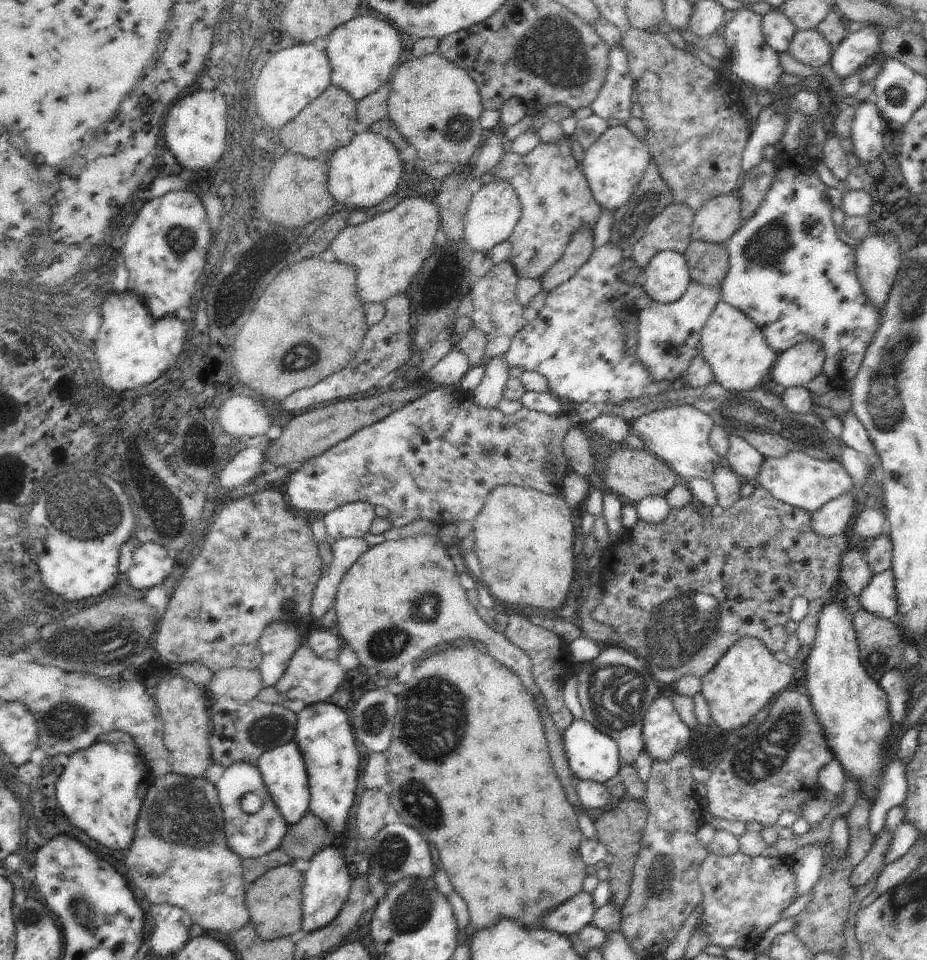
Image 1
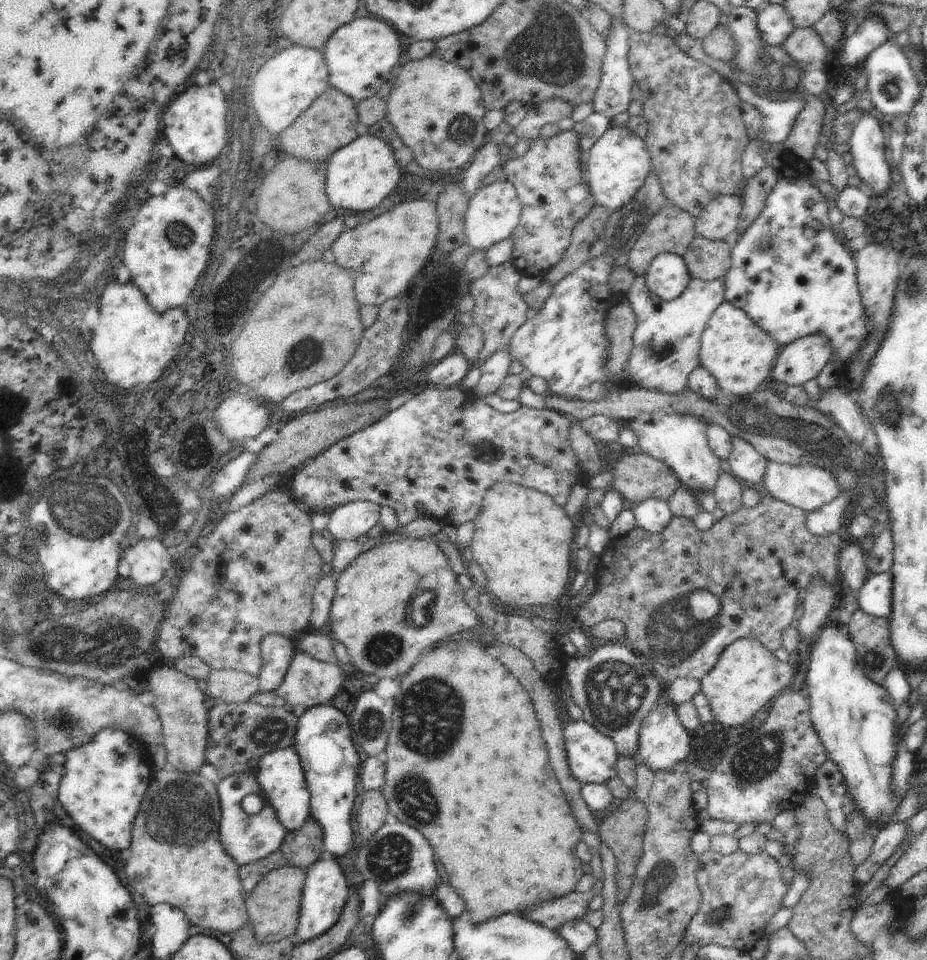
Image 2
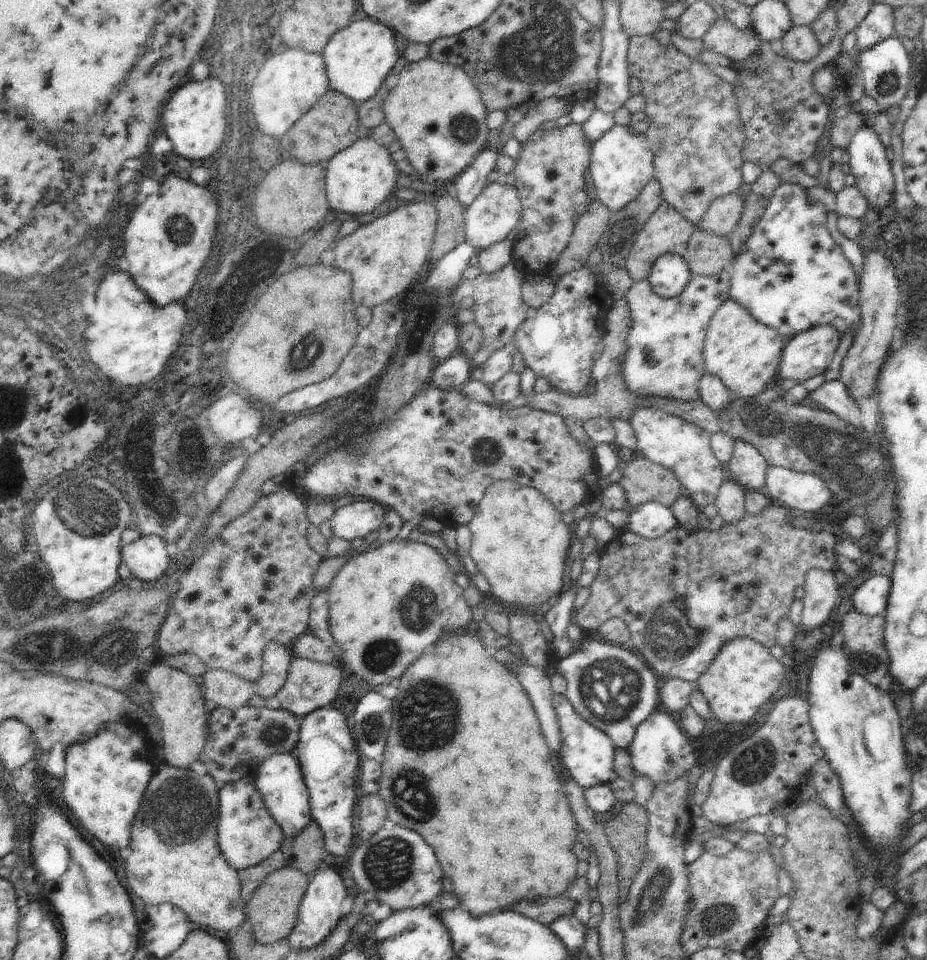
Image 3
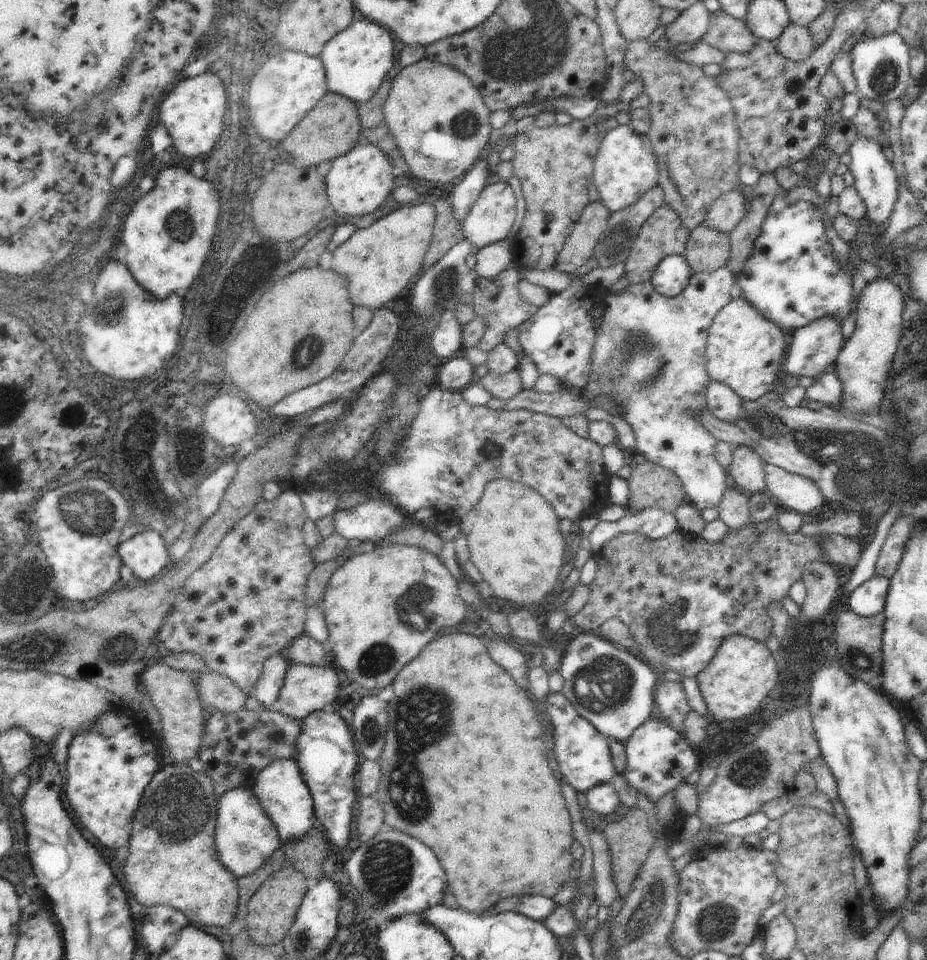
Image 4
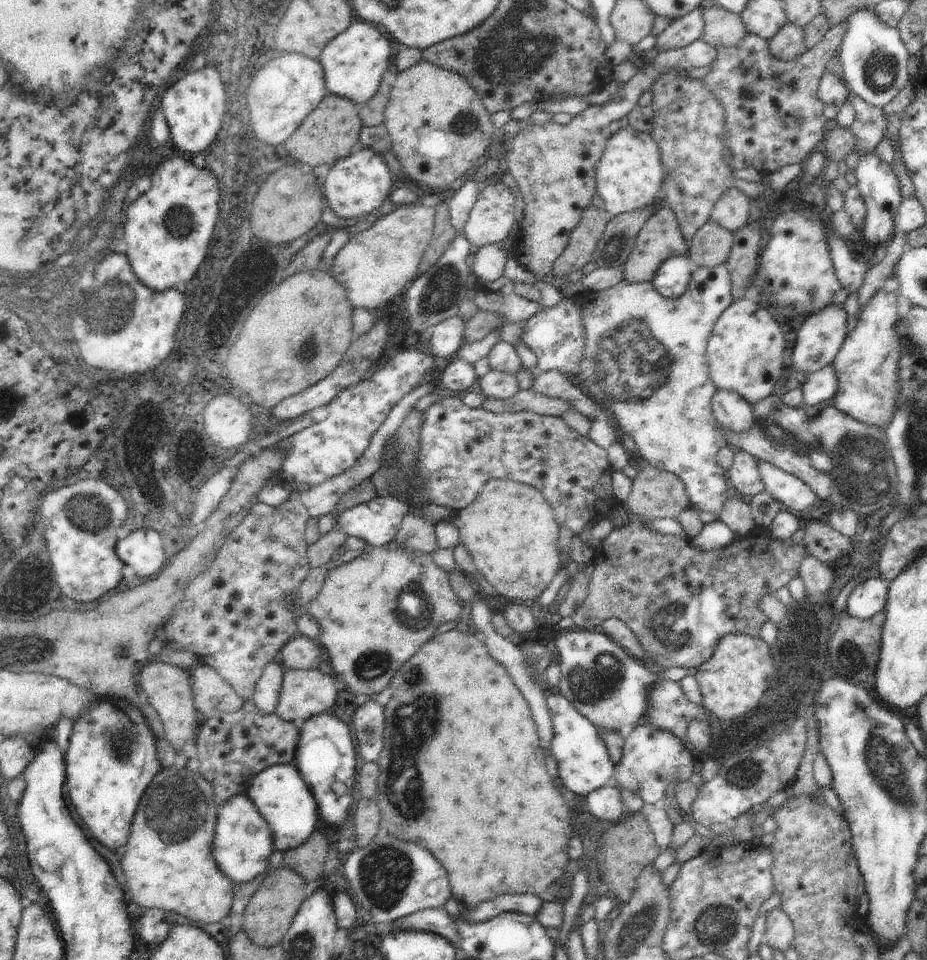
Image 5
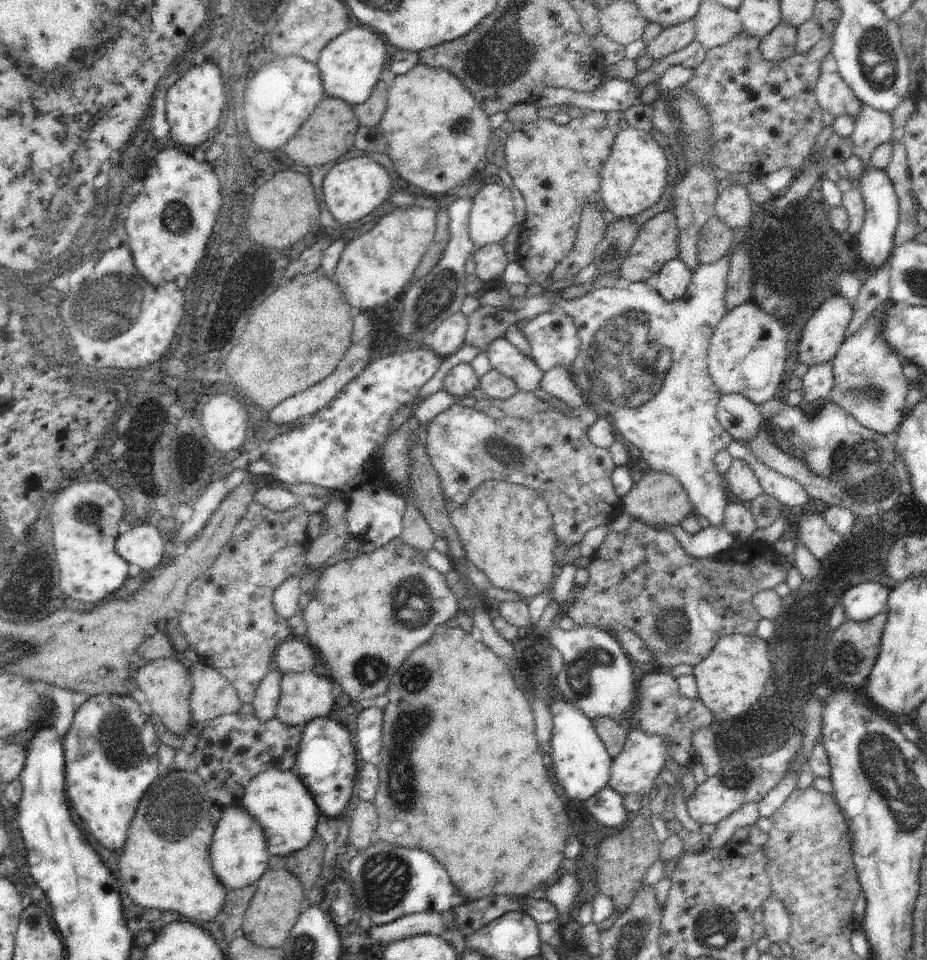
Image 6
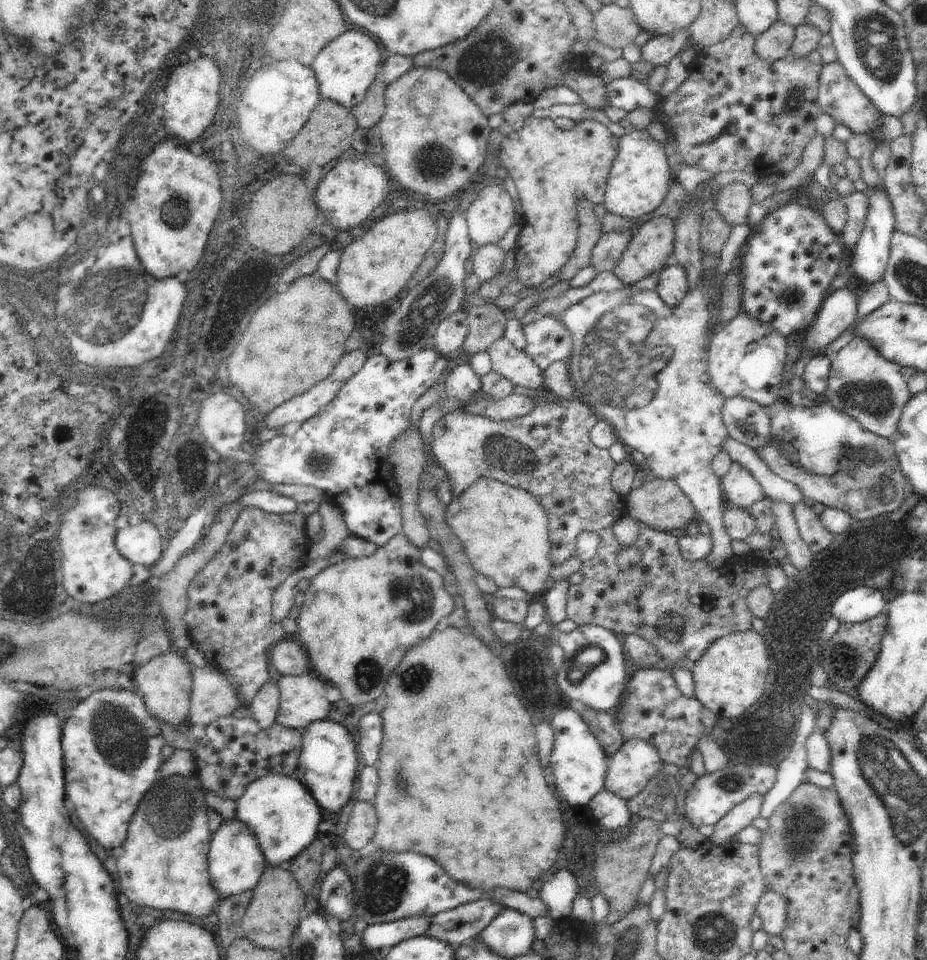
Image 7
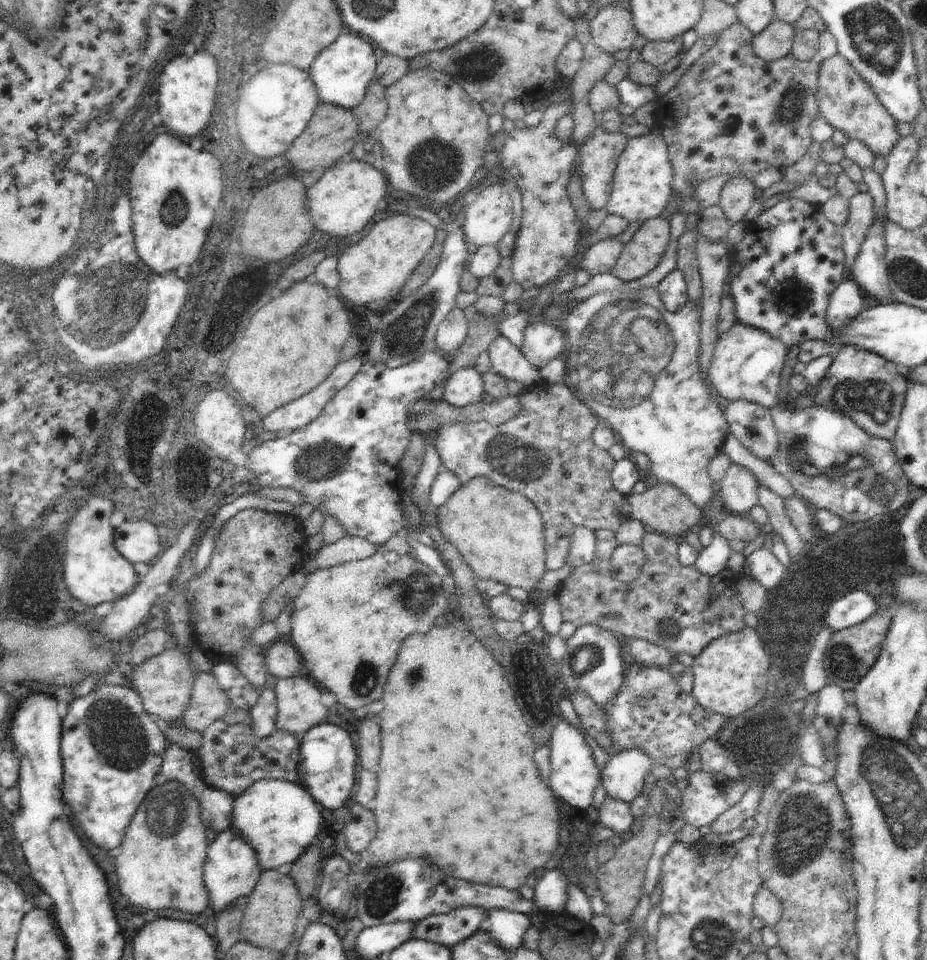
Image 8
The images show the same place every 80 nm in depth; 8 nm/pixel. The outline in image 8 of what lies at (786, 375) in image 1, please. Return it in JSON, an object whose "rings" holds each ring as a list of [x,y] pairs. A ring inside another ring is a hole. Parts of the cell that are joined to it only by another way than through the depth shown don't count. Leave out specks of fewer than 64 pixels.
{"rings":[[[852,278],[840,281],[838,288],[831,293],[825,314],[827,325],[837,329],[852,322],[864,309],[864,297],[864,291]]]}

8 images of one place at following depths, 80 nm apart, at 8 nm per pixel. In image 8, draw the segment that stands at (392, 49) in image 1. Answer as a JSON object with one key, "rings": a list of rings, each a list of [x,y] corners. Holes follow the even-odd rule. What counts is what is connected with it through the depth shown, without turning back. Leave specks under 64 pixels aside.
{"rings":[[[345,29],[330,46],[320,51],[308,71],[320,103],[332,103],[353,109],[364,100],[368,85],[373,82],[377,64],[376,52],[369,41],[362,39],[360,34]]]}

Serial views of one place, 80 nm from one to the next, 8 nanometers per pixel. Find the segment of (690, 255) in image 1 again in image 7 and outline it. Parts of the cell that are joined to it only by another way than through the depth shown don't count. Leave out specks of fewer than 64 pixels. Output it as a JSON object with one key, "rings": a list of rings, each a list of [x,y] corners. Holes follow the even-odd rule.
{"rings":[[[714,206],[706,209],[700,225],[700,244],[704,253],[722,252],[732,229]]]}

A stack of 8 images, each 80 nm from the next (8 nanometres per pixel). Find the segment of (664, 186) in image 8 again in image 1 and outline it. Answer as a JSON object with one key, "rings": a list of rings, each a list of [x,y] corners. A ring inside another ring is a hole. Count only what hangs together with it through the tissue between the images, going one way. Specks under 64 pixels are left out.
{"rings":[[[624,124],[608,127],[606,132],[585,151],[581,164],[596,202],[610,211],[618,210],[634,194],[651,161],[648,144]]]}

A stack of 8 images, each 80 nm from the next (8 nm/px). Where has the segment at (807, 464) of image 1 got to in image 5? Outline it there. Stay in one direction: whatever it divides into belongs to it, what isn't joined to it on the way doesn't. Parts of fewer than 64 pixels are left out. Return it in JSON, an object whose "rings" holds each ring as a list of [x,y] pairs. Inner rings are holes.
{"rings":[[[758,461],[757,465],[765,490],[781,502],[785,510],[800,516],[814,504],[817,496],[803,480],[764,461]]]}

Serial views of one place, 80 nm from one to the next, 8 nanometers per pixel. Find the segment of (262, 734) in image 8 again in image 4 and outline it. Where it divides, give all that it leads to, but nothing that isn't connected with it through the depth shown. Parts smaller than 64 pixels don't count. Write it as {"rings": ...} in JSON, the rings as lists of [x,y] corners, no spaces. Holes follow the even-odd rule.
{"rings":[[[279,653],[272,655],[264,663],[262,674],[254,685],[251,695],[255,696],[266,709],[271,709],[277,701],[289,666],[290,662],[279,656]]]}

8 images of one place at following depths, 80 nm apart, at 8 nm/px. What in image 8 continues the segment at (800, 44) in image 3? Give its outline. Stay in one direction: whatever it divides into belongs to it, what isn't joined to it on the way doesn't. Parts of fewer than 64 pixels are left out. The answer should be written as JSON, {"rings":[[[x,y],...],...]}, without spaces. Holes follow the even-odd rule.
{"rings":[[[774,18],[768,26],[752,36],[751,47],[760,58],[775,61],[791,52],[794,39],[794,27]]]}

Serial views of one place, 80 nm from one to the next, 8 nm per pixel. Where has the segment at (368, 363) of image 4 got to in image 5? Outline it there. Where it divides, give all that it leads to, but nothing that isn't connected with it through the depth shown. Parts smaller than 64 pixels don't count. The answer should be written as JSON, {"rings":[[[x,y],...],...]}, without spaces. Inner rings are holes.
{"rings":[[[388,318],[378,320],[374,323],[368,334],[353,340],[350,348],[342,357],[340,364],[334,369],[334,372],[331,372],[326,378],[323,378],[314,386],[307,388],[304,392],[296,394],[296,396],[289,396],[282,400],[282,402],[279,402],[270,411],[272,416],[275,416],[278,420],[296,419],[297,416],[302,416],[302,414],[310,412],[310,410],[317,406],[330,404],[332,399],[336,398],[342,390],[348,388],[348,386],[355,385],[358,381],[368,376],[368,373],[373,370],[374,366],[382,360],[380,353],[384,349],[386,339],[389,336],[389,325],[386,322],[388,322]]]}

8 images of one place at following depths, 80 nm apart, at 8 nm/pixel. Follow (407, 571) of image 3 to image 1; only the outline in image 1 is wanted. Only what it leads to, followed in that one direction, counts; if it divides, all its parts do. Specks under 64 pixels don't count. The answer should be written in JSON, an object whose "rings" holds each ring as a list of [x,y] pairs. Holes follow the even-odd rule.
{"rings":[[[420,535],[398,540],[387,540],[368,549],[341,578],[333,602],[333,608],[337,616],[334,632],[340,636],[343,643],[348,644],[356,653],[358,660],[361,662],[361,668],[362,666],[380,668],[376,674],[384,672],[382,668],[392,672],[392,674],[398,674],[406,664],[414,664],[422,656],[422,652],[426,652],[430,648],[436,648],[439,644],[450,644],[454,640],[461,641],[465,638],[476,644],[485,644],[488,652],[501,665],[516,673],[520,677],[524,688],[537,700],[537,709],[544,722],[544,732],[546,732],[546,738],[548,738],[554,770],[558,772],[558,778],[564,786],[568,802],[576,808],[583,808],[576,790],[581,780],[567,765],[563,733],[558,730],[554,719],[548,712],[547,702],[533,677],[533,662],[519,646],[512,644],[503,634],[492,630],[481,619],[480,609],[476,609],[470,604],[466,598],[467,590],[461,585],[460,575],[457,573],[458,567],[447,553],[448,546],[449,542],[442,540],[439,536]]]}

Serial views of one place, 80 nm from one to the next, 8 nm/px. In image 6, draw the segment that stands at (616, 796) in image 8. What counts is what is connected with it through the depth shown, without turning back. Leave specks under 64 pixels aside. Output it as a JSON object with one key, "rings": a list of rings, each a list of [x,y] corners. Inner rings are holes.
{"rings":[[[640,728],[630,730],[622,750],[613,758],[607,785],[622,796],[628,794],[646,796],[650,789],[654,788],[655,778],[663,771],[666,764],[672,765],[668,756],[668,745],[669,742],[660,735],[645,733]]]}

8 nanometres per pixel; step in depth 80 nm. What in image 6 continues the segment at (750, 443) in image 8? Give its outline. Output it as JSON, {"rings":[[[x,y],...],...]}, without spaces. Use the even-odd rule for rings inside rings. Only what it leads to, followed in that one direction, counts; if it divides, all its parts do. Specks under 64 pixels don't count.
{"rings":[[[741,394],[723,395],[716,407],[717,419],[734,441],[751,443],[764,422],[759,407]]]}

